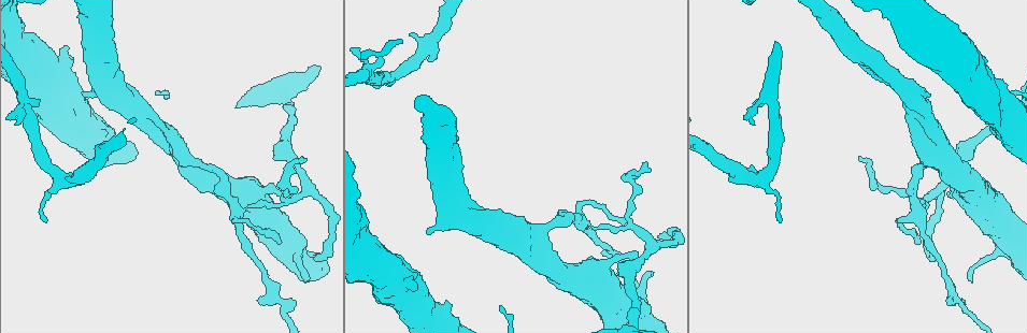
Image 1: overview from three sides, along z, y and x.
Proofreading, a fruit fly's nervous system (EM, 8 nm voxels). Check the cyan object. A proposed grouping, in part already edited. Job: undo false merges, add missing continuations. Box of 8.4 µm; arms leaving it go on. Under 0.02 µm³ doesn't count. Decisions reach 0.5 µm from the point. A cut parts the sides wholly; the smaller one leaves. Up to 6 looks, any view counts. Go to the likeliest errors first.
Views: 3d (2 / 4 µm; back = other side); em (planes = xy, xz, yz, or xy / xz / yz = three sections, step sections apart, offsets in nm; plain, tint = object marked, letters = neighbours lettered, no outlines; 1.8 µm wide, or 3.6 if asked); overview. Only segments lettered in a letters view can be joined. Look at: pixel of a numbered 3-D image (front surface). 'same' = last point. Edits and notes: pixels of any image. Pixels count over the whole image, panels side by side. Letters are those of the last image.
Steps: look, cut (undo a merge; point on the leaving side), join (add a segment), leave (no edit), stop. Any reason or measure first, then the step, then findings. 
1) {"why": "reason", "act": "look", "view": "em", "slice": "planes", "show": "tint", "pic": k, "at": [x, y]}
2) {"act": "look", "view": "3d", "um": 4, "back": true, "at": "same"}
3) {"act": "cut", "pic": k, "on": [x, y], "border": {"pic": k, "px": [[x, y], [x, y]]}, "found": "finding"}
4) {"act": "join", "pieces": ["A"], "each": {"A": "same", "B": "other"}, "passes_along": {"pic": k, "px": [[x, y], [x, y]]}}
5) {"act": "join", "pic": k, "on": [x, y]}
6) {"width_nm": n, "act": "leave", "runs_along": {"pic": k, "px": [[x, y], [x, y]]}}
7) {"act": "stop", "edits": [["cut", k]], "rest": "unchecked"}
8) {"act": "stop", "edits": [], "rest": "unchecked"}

{"why": "free end", "act": "look", "view": "3d", "um": 2, "pic": 1, "at": [378, 59]}

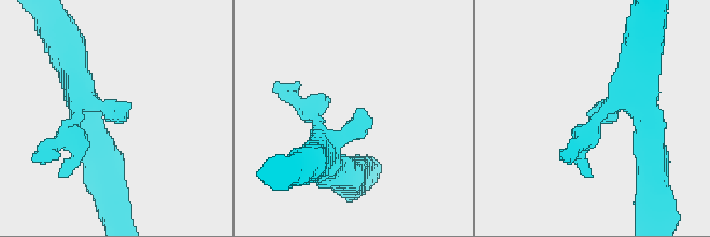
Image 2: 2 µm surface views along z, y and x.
{"why": "shape alone is not enough", "act": "look", "view": "em", "um": 3.6, "slice": "yz", "step": 4, "show": "tint", "pic": 2, "at": [121, 117]}

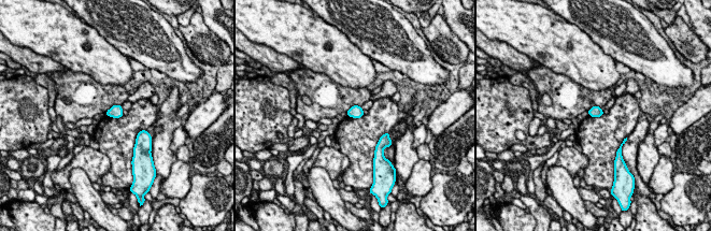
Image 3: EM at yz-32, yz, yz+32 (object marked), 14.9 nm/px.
{"why": "another direction", "act": "look", "view": "em", "um": 3.6, "slice": "xz", "step": 16, "show": "letters", "at": "same"}

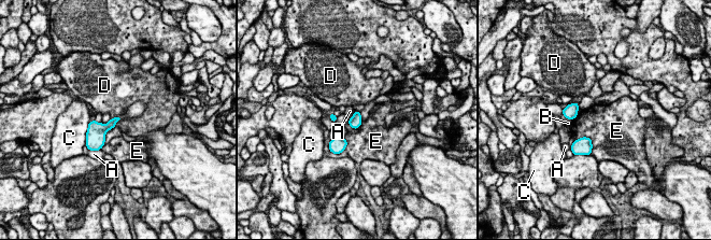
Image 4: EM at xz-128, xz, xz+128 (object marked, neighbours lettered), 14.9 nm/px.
{"act": "leave", "each": {"A": "other", "B": "other", "C": "other", "D": "other", "E": "other"}, "border": {"pic": 4, "px": [[583, 136], [591, 140], [591, 154]]}, "found": "none of them fits"}

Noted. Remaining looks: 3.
{"why": "branch stops here", "act": "look", "view": "em", "slice": "planes", "show": "letters", "pic": 1, "at": [659, 234]}

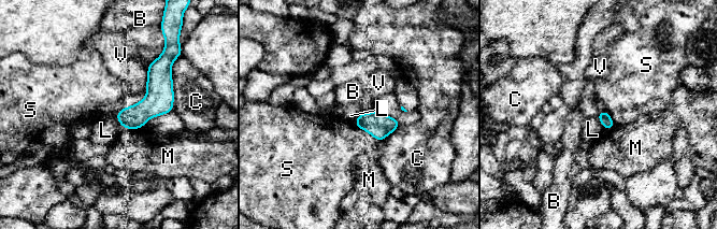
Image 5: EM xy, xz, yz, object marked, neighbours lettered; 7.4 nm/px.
{"longest_contact_nm": ["C", 360], "act": "leave", "each": {"B": "other", "C": "other", "L": "other", "M": "other", "S": "other", "V": "other"}, "border": {"pic": 5, "px": [[115, 114], [118, 122], [125, 128]]}, "found": "none of them fits"}

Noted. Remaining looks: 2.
{"act": "stop", "edits": [], "rest": "unchecked"}

